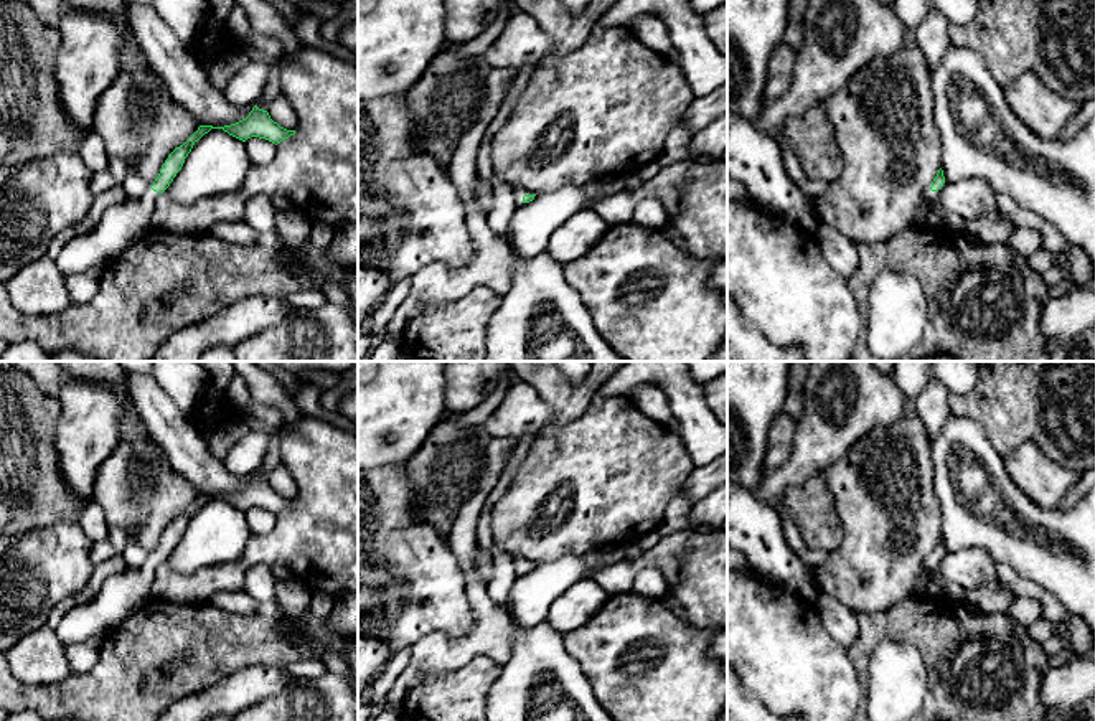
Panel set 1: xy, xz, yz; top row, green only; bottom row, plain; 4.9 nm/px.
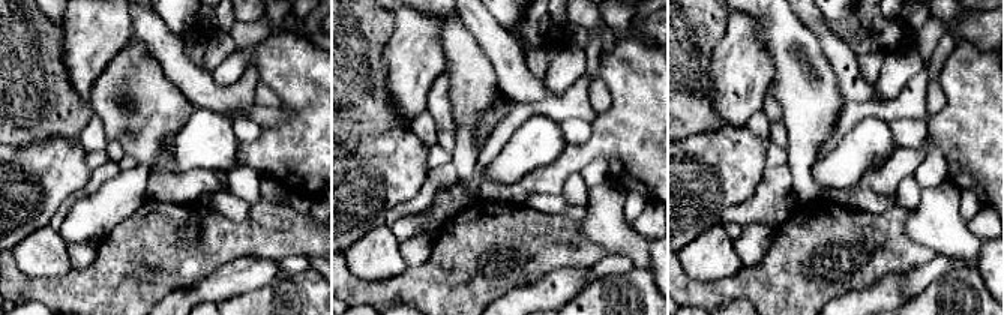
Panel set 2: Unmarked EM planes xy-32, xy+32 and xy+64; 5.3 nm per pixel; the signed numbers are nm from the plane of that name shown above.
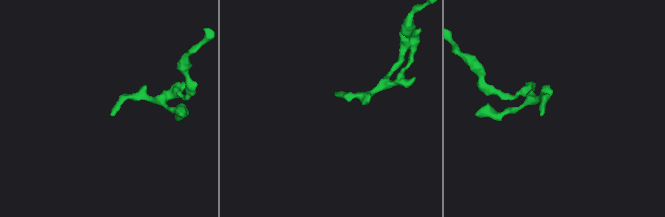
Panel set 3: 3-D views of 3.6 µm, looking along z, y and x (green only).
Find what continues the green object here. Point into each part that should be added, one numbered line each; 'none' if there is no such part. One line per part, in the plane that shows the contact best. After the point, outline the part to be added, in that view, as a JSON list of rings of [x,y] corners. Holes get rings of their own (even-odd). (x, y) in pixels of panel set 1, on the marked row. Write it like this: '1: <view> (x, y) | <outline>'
1: xy (122, 225) | [[[148,188],[142,198],[125,200],[109,208],[97,226],[73,238],[58,254],[56,266],[64,276],[87,269],[106,269],[132,243],[152,228],[157,191]]]

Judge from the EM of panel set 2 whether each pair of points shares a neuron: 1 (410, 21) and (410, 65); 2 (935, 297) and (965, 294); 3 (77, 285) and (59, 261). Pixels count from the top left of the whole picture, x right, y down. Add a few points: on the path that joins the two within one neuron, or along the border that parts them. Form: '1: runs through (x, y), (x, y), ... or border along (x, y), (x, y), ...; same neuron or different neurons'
1: runs through (410, 32), (410, 54); same neuron
2: runs through (943, 297), (958, 297); same neuron
3: border along (71, 267), (57, 276), (36, 276), (33, 279); different neurons

